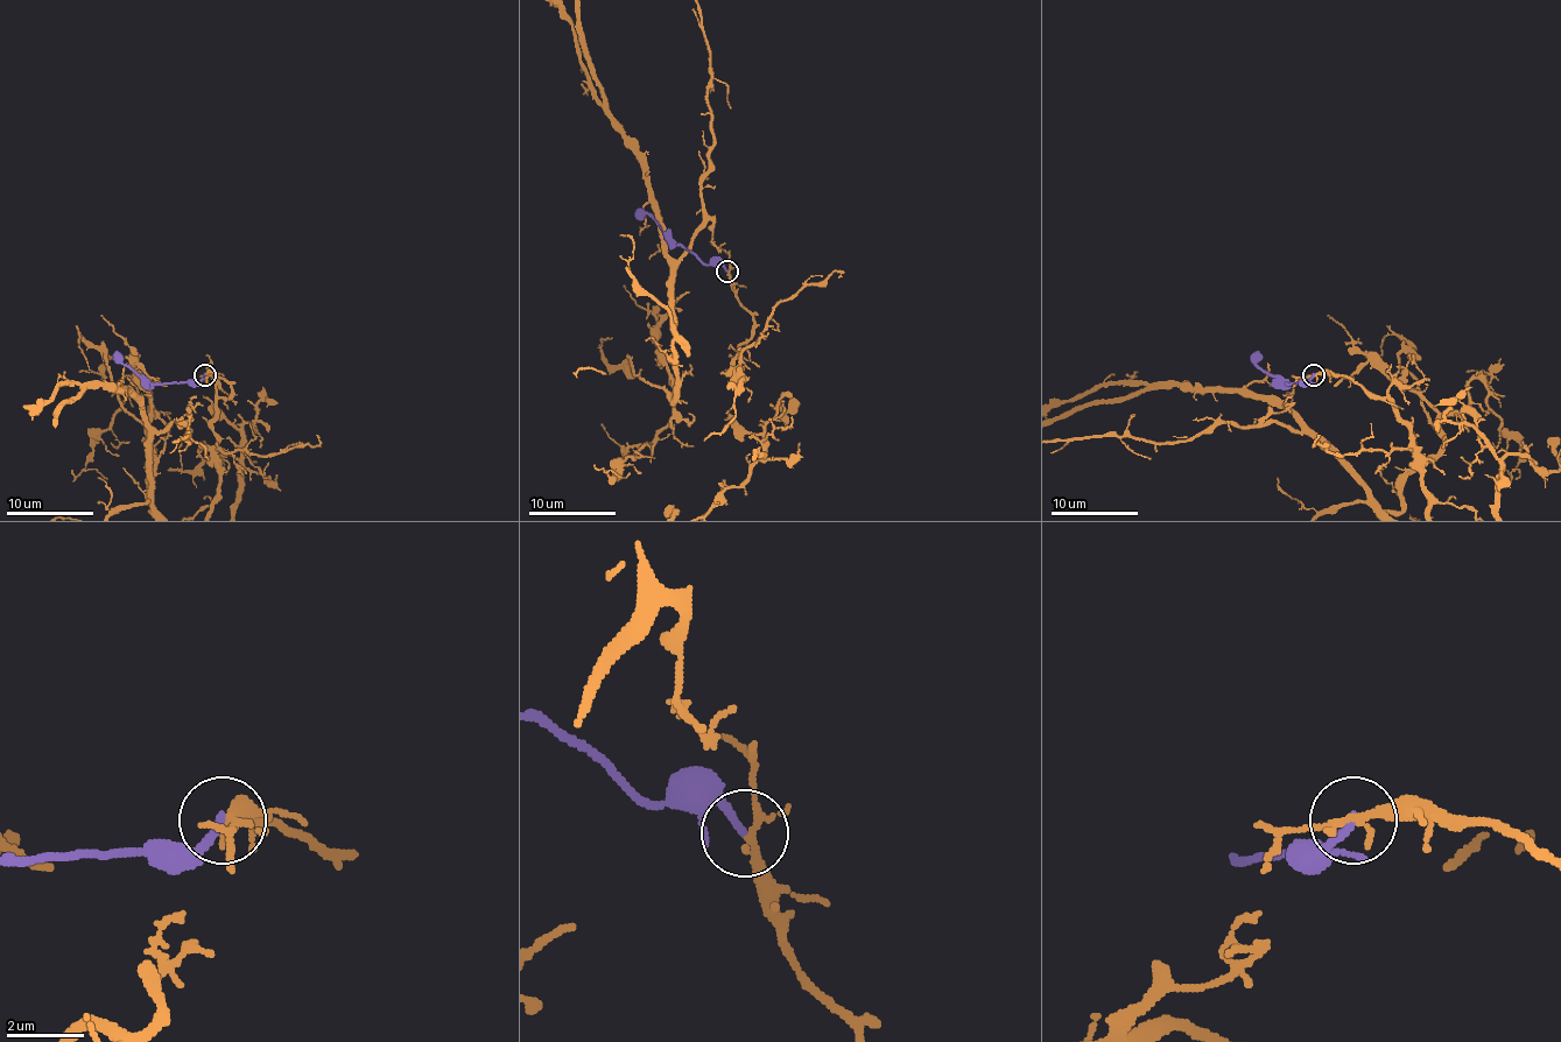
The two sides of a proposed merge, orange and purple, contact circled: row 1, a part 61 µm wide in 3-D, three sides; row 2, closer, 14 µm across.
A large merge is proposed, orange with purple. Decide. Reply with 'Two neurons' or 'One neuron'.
Two neurons

